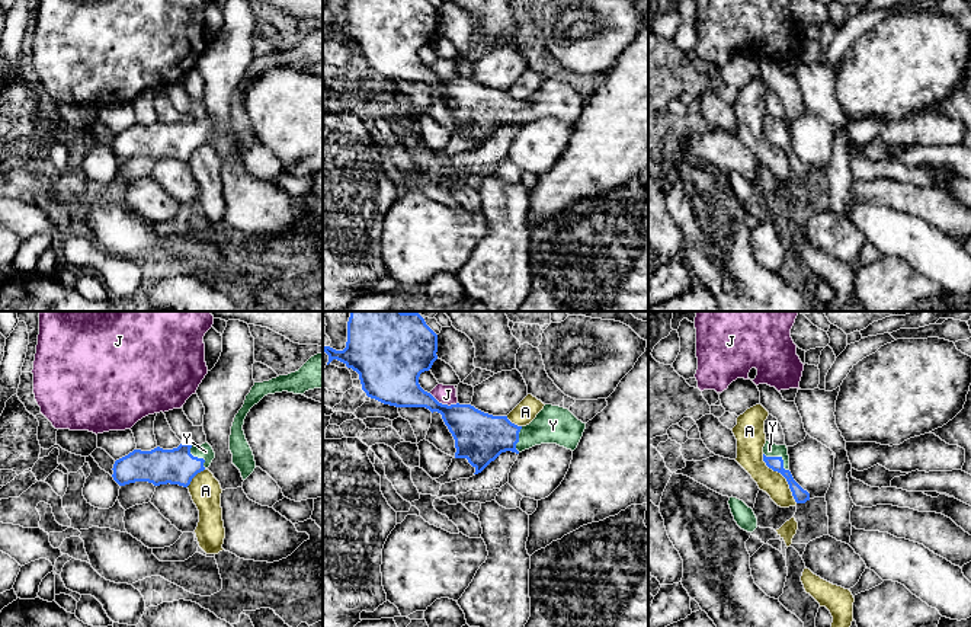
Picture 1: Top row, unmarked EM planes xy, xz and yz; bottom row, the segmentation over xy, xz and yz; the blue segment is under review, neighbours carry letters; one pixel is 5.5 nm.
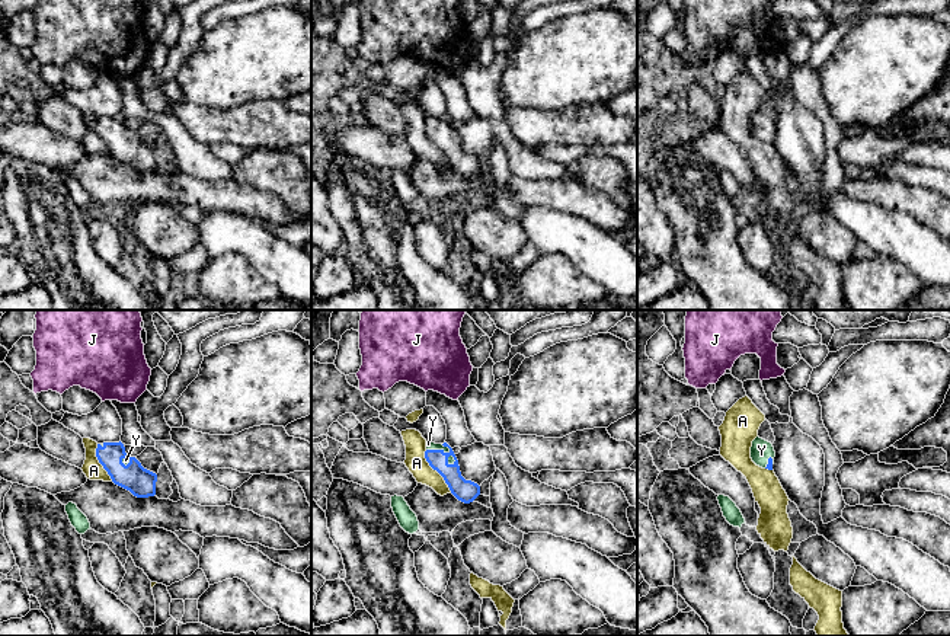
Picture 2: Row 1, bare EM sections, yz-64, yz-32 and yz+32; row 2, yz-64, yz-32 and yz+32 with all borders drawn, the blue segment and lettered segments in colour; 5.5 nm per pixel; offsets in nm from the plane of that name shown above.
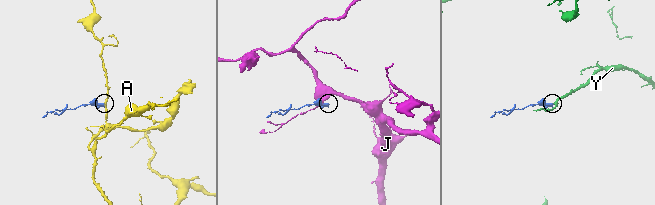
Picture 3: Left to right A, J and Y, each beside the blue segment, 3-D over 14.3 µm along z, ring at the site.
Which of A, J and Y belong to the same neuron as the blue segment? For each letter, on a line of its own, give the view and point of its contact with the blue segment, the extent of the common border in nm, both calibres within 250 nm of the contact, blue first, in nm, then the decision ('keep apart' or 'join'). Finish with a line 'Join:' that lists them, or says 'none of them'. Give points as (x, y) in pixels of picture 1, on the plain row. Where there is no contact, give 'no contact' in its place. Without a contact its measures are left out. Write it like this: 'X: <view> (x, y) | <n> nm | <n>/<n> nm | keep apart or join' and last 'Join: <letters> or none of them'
A: yz (782, 149) | 340 nm | 80/150 nm | keep apart
J: xz (444, 79) | 170 nm | 260/110 nm | keep apart
Y: yz (779, 131) | 170 nm | 80/80 nm | join
Join: Y

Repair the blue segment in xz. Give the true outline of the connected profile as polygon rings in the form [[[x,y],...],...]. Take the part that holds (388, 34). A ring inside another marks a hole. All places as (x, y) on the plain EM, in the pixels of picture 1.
[[[347,0],[347,16],[343,25],[323,19],[329,29],[327,39],[337,33],[359,48],[362,64],[368,71],[395,81],[426,81],[442,89],[455,113],[455,132],[467,132],[481,147],[501,127],[522,127],[541,118],[557,118],[574,125],[583,111],[586,97],[568,83],[545,79],[526,100],[512,97],[507,90],[493,90],[471,79],[442,79],[419,58],[422,47],[429,45],[438,33],[438,9],[429,0]]]

